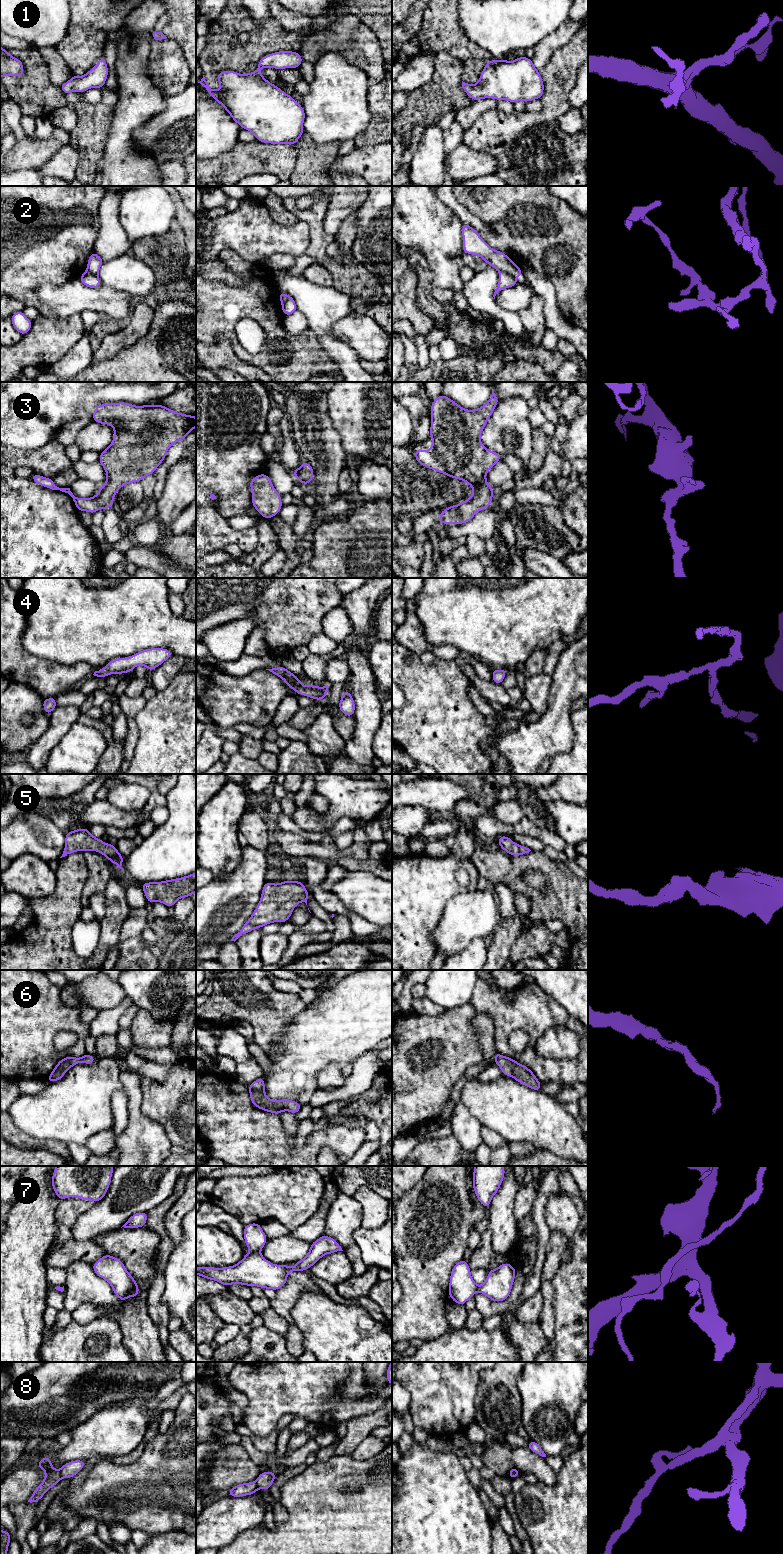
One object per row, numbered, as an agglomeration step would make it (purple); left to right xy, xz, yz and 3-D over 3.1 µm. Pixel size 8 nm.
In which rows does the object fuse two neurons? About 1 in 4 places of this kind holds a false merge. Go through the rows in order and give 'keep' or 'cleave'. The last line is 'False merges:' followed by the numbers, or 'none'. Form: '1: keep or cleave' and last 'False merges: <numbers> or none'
1: keep
2: cleave
3: keep
4: keep
5: keep
6: keep
7: cleave
8: cleave
False merges: 2, 7, 8

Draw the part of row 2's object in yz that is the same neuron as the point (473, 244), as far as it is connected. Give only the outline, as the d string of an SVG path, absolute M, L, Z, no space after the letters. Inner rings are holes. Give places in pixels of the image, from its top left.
M462 223L463 251L465 254L480 256L488 265L504 271L513 277L523 276L516 265L505 253L492 249L470 225Z

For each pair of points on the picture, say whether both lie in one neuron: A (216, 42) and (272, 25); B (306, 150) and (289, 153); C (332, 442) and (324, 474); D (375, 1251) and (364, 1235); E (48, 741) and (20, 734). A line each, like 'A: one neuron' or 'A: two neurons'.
A: one neuron
B: two neurons
C: one neuron
D: one neuron
E: two neurons

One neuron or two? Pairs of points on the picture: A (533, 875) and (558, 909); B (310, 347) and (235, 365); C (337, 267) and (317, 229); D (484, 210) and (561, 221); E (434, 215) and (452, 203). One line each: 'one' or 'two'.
A: two
B: two
C: one
D: one
E: two

